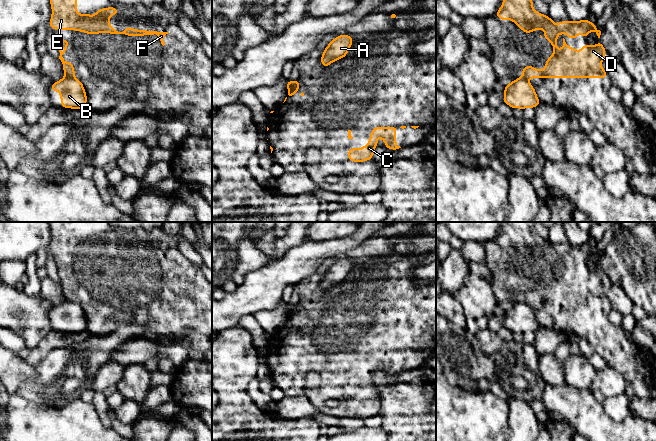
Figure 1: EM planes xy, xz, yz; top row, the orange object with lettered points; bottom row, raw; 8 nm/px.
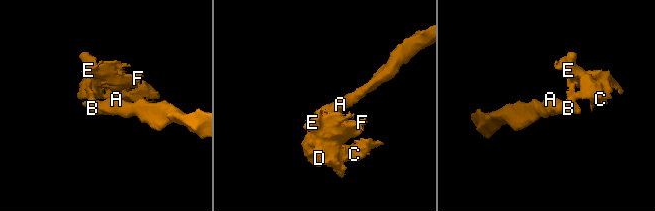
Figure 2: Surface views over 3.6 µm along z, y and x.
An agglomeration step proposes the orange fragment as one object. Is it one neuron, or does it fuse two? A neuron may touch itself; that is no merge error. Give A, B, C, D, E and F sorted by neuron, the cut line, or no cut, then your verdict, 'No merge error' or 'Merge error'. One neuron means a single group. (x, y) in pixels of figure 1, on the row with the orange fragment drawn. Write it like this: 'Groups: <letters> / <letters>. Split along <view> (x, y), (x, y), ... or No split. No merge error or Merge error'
Groups: A B / C D E F. Split along xz (298, 85), (288, 91). Merge error

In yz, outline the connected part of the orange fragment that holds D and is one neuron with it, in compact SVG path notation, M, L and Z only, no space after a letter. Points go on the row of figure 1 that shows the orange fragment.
M503 0L501 8L495 13L500 20L512 20L526 34L533 30L544 30L543 36L548 40L554 53L547 59L544 70L536 70L534 66L524 66L522 78L608 78L607 72L601 68L603 54L607 50L601 41L596 46L582 44L581 51L571 48L563 38L563 48L557 50L557 35L567 34L570 39L577 38L577 34L589 36L593 30L598 38L601 31L588 19L581 21L566 21L554 24L548 15L536 12L532 7L533 0Z

